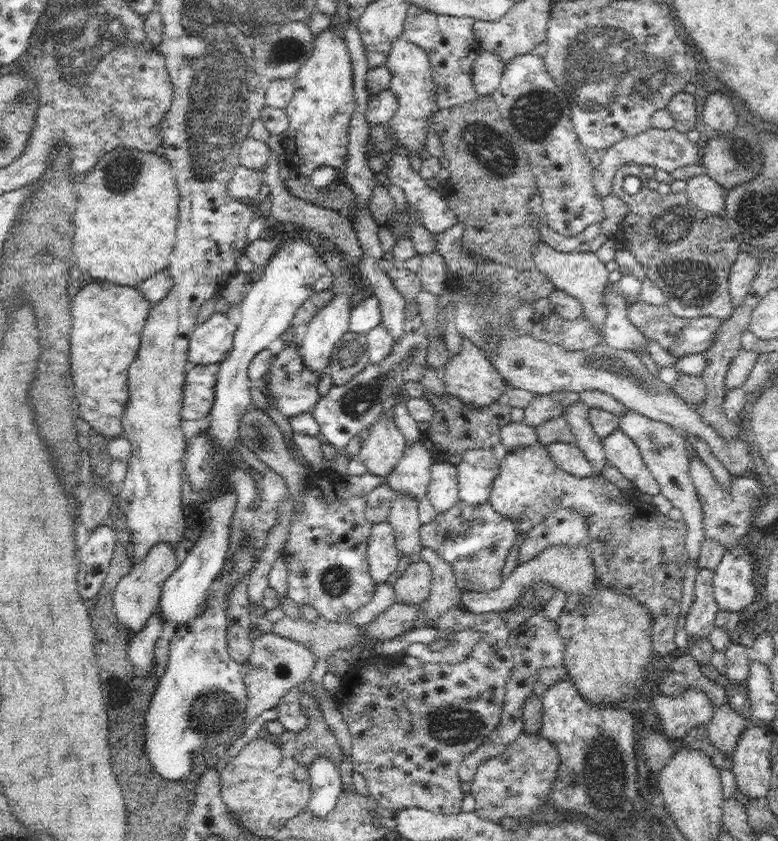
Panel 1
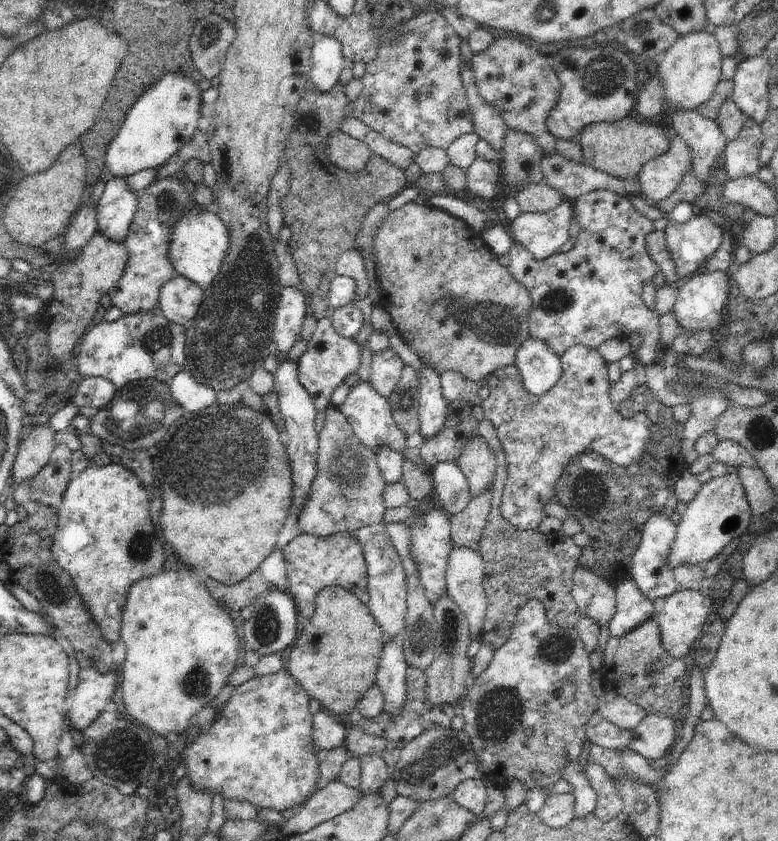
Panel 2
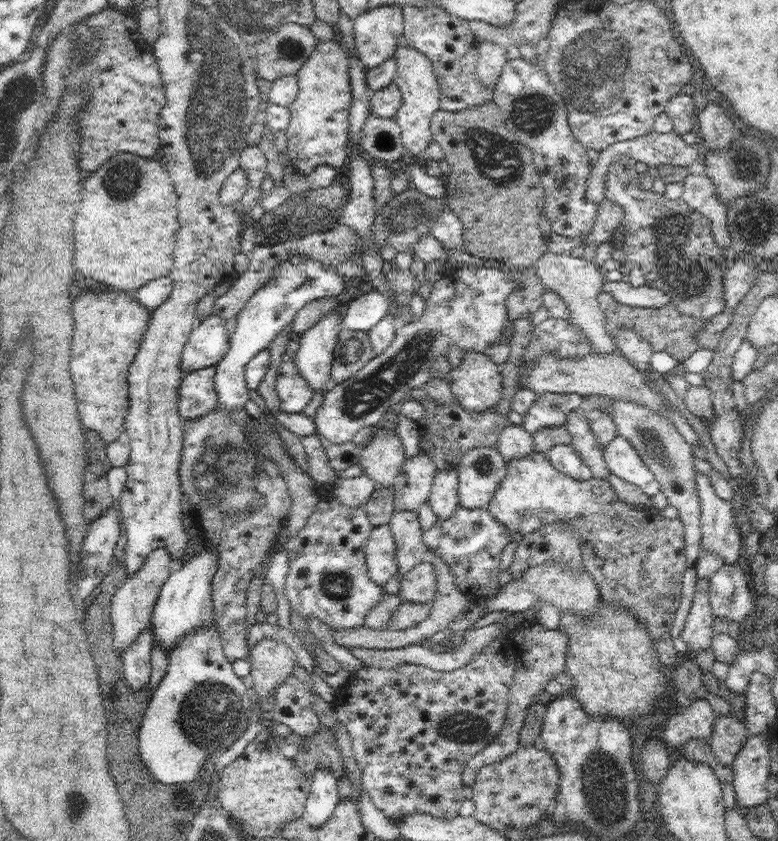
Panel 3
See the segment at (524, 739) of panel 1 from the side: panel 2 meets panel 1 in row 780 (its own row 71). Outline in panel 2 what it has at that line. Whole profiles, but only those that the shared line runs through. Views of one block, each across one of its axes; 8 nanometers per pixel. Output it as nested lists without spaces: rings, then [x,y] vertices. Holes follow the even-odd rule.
[[[519,37],[495,39],[488,50],[472,57],[472,70],[476,88],[483,101],[498,107],[498,114],[512,128],[528,133],[541,146],[543,156],[555,153],[556,137],[549,133],[546,119],[561,95],[561,84],[552,70],[553,56],[542,56],[522,42]]]

